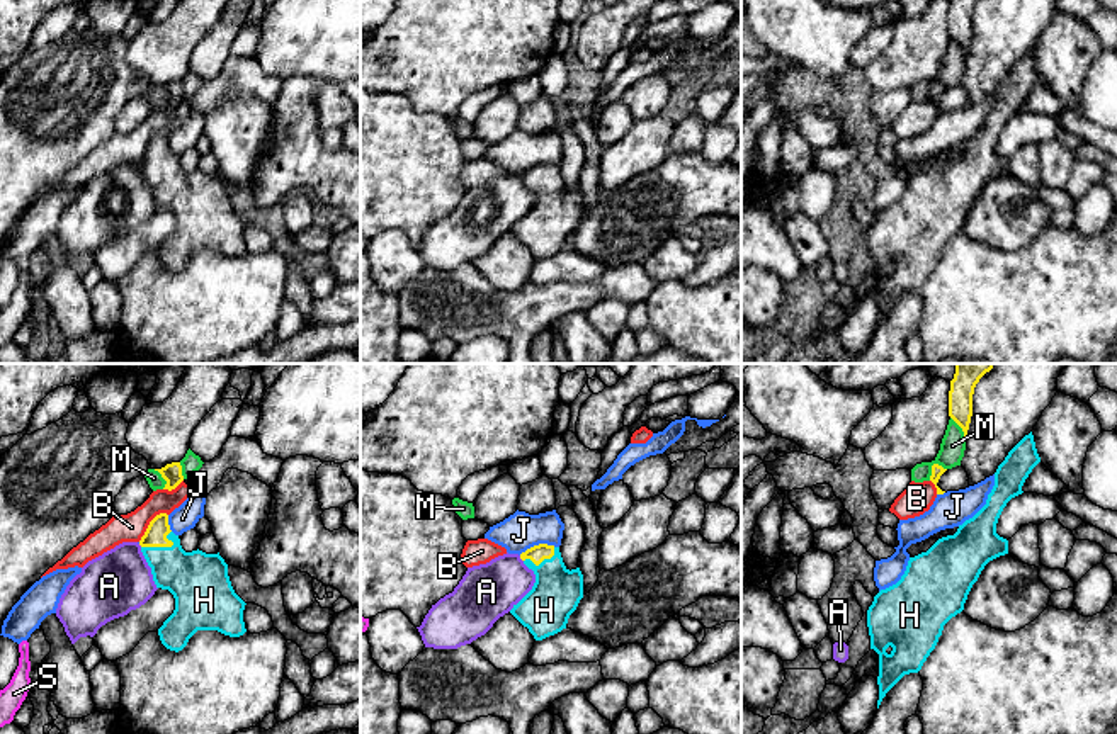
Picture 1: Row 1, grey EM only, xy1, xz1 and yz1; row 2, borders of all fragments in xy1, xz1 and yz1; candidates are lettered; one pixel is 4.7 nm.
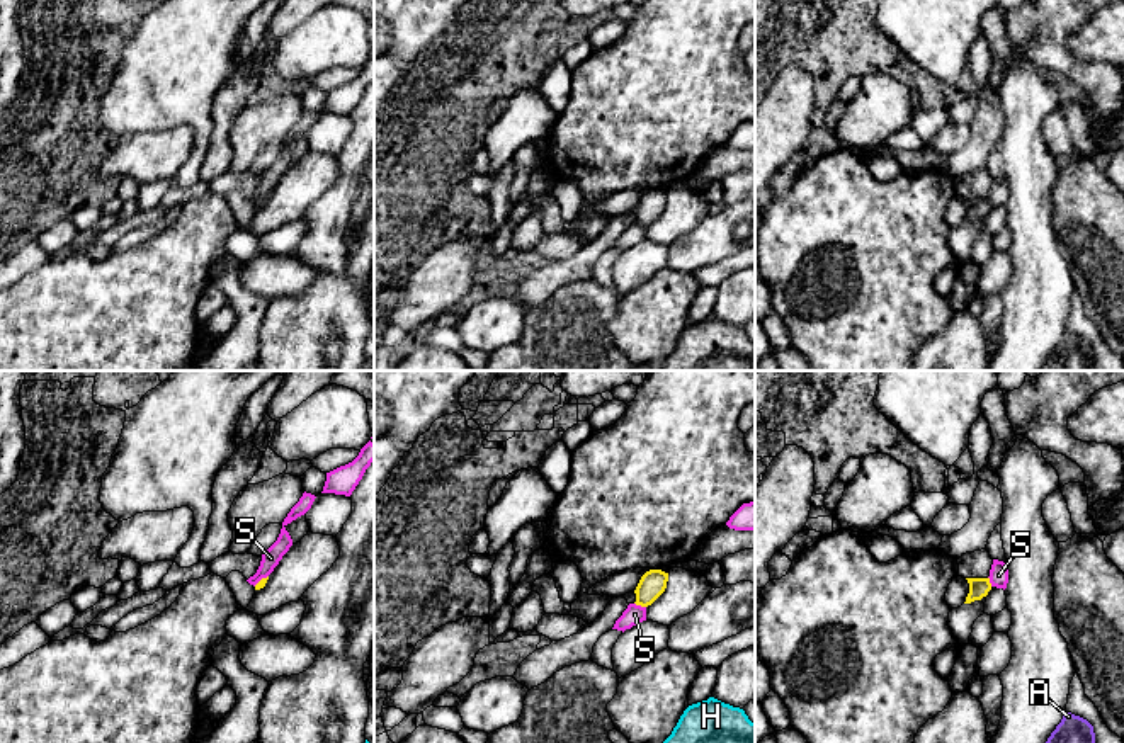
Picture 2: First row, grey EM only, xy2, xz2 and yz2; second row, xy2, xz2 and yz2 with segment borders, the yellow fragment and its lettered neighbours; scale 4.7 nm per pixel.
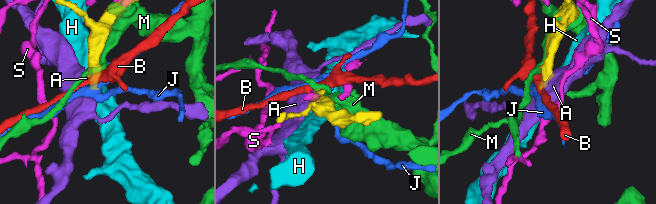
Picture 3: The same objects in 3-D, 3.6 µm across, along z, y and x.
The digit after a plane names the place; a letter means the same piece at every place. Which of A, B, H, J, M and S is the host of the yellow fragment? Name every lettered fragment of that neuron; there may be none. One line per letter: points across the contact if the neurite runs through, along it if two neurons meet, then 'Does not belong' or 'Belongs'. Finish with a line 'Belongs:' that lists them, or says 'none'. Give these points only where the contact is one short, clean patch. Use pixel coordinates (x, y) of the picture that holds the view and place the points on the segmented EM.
A: Boundary: xz1 (519, 556), (522, 561). Does not belong
B: Boundary: xy1 (165, 512), (160, 512), (150, 522), (138, 541). Does not belong
H: Path across: xy1 (155, 536), (164, 546), (199, 581). Belongs
J: Does not belong
M: Does not belong
S: Boundary: xz2 (635, 602), (645, 607). Does not belong
Belongs: H

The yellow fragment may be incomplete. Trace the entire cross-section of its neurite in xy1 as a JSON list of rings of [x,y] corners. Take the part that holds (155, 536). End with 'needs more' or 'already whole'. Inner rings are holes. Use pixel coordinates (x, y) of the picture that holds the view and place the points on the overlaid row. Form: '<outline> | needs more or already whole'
[[[167,513],[150,522],[139,545],[156,588],[168,590],[175,598],[173,613],[158,629],[167,649],[182,651],[197,630],[218,630],[230,637],[247,632],[247,603],[235,593],[219,552],[185,552],[170,530]]] | needs more

